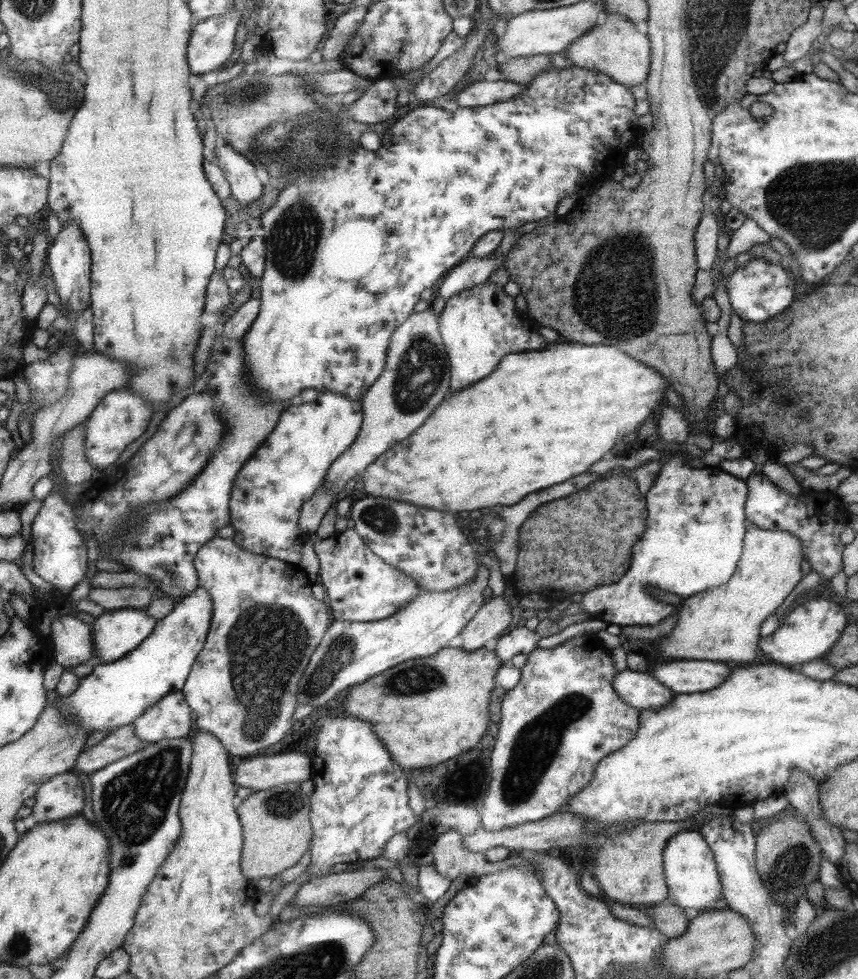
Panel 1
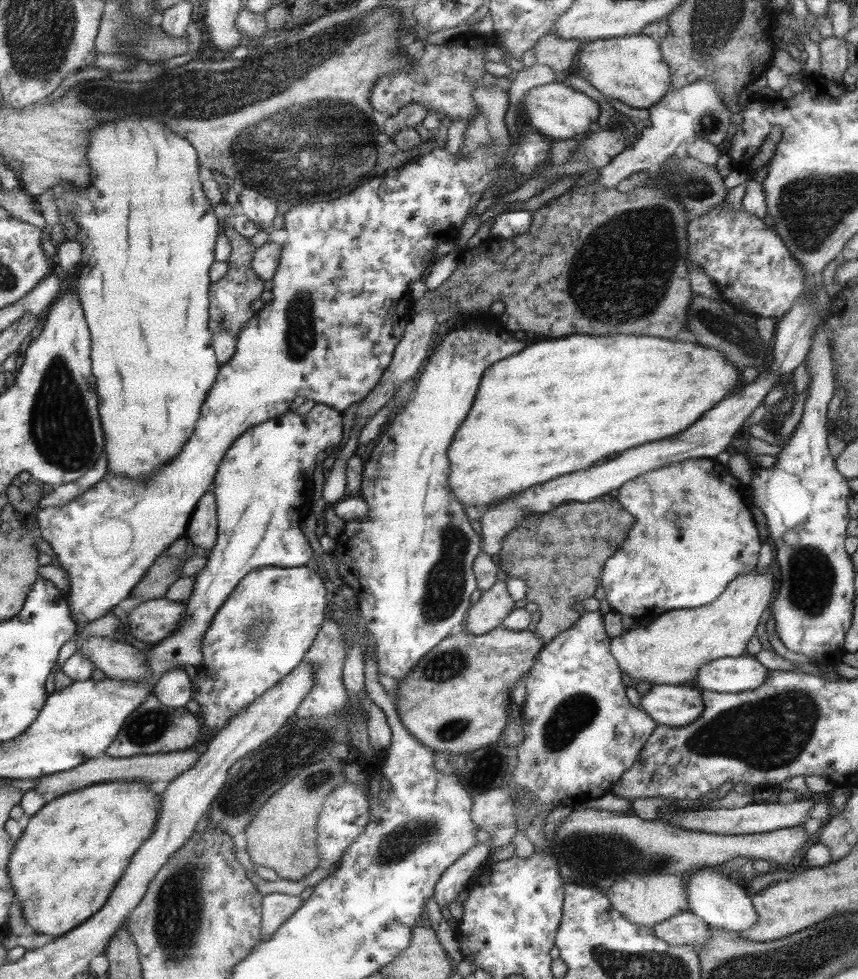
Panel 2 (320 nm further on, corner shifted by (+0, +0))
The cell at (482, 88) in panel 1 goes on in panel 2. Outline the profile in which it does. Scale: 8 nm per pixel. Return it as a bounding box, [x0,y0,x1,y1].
[520,81,599,141]

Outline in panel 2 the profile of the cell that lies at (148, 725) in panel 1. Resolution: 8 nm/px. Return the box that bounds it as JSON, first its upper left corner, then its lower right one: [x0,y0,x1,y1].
[153,669,194,708]

